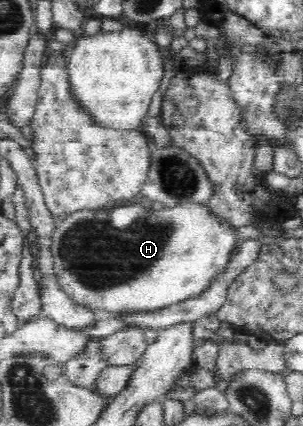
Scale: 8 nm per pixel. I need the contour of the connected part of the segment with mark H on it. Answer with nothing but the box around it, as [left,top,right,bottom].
[49,203,238,317]

